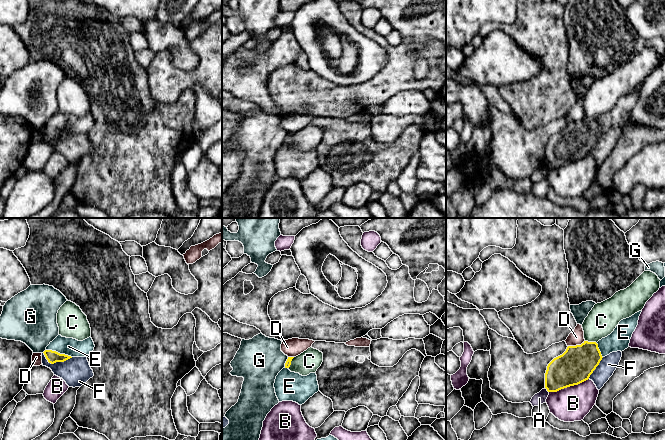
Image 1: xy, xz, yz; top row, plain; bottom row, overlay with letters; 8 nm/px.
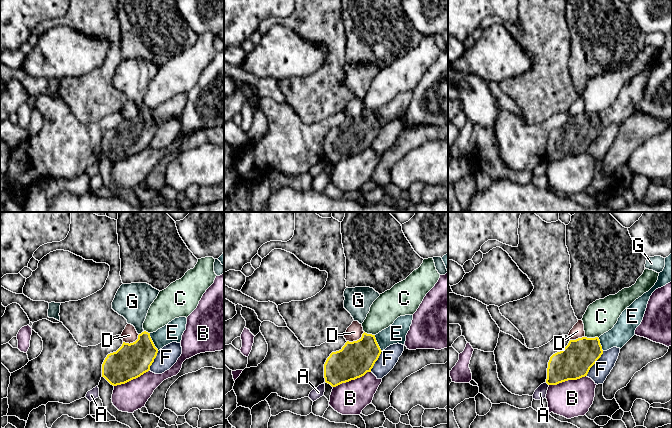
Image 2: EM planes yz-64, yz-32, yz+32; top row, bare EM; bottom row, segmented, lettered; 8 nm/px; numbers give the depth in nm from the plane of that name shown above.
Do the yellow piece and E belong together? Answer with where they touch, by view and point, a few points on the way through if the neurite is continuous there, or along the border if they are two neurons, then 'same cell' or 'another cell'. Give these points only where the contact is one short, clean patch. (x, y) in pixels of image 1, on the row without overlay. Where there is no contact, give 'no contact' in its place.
contact xy (59, 129); way xy (52, 132), (59, 129), (68, 122); same cell

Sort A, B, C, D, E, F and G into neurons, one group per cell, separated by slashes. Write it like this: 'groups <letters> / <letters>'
groups A / B / C / D / E / F / G

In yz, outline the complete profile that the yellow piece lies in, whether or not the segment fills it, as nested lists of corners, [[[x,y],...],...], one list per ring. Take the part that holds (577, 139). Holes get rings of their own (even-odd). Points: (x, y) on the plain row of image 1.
[[[641,88],[621,96],[610,111],[597,119],[584,117],[581,121],[568,122],[562,131],[554,134],[547,142],[547,167],[557,168],[588,156],[603,133],[627,125]]]

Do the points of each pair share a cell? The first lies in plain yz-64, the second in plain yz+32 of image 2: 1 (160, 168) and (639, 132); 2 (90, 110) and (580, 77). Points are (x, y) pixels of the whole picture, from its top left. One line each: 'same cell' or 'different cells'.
1: same cell
2: different cells

